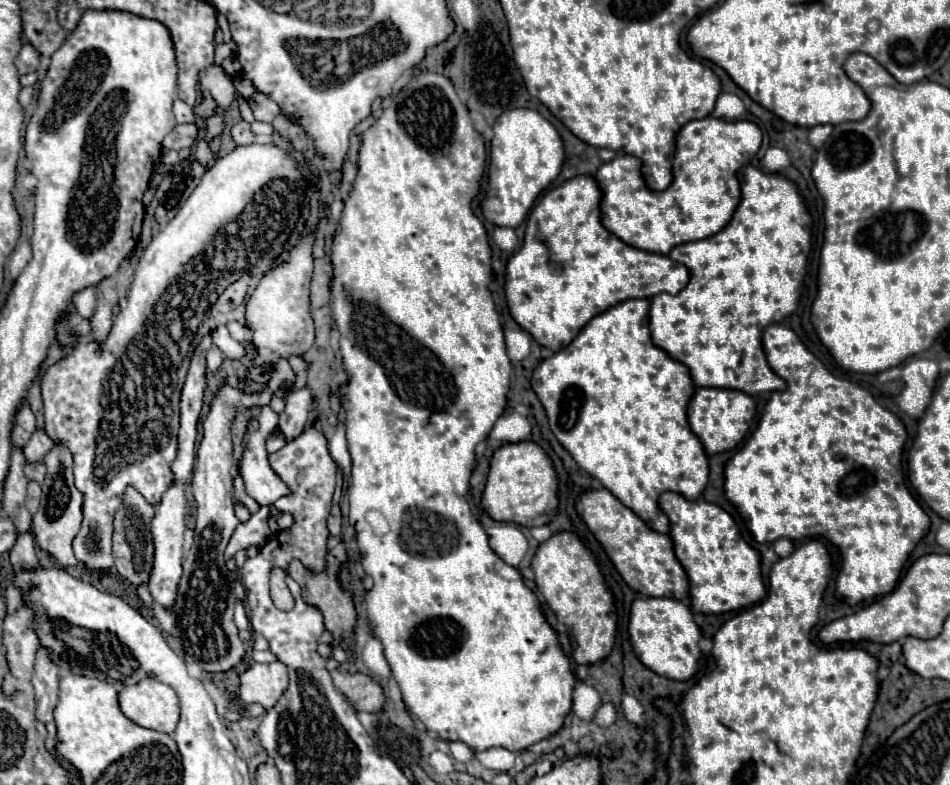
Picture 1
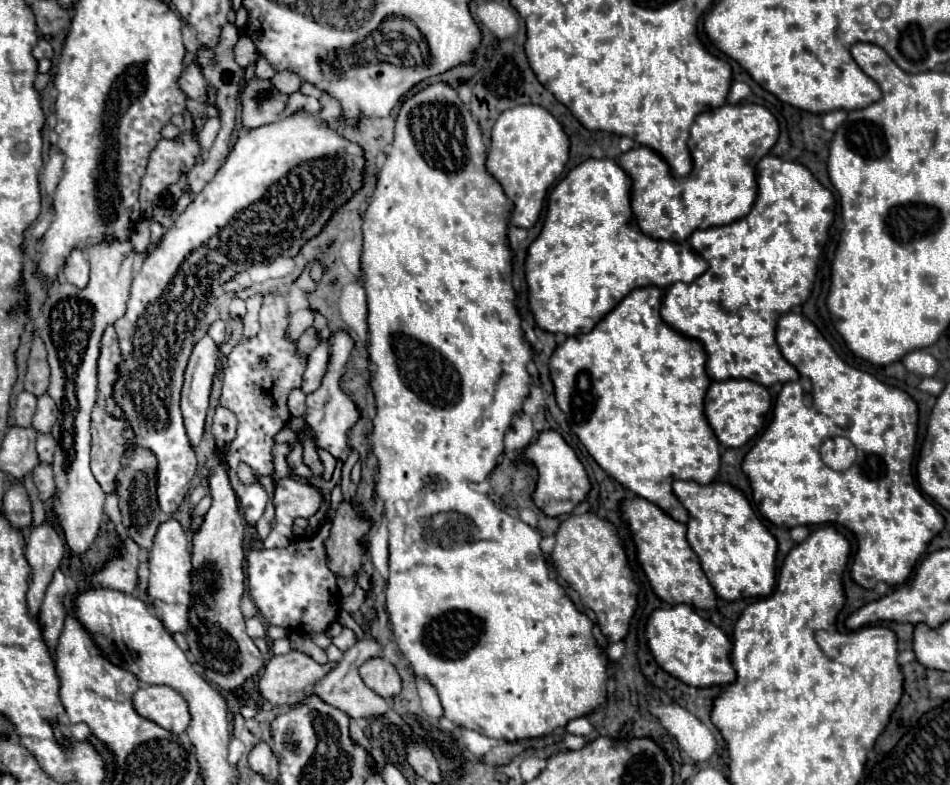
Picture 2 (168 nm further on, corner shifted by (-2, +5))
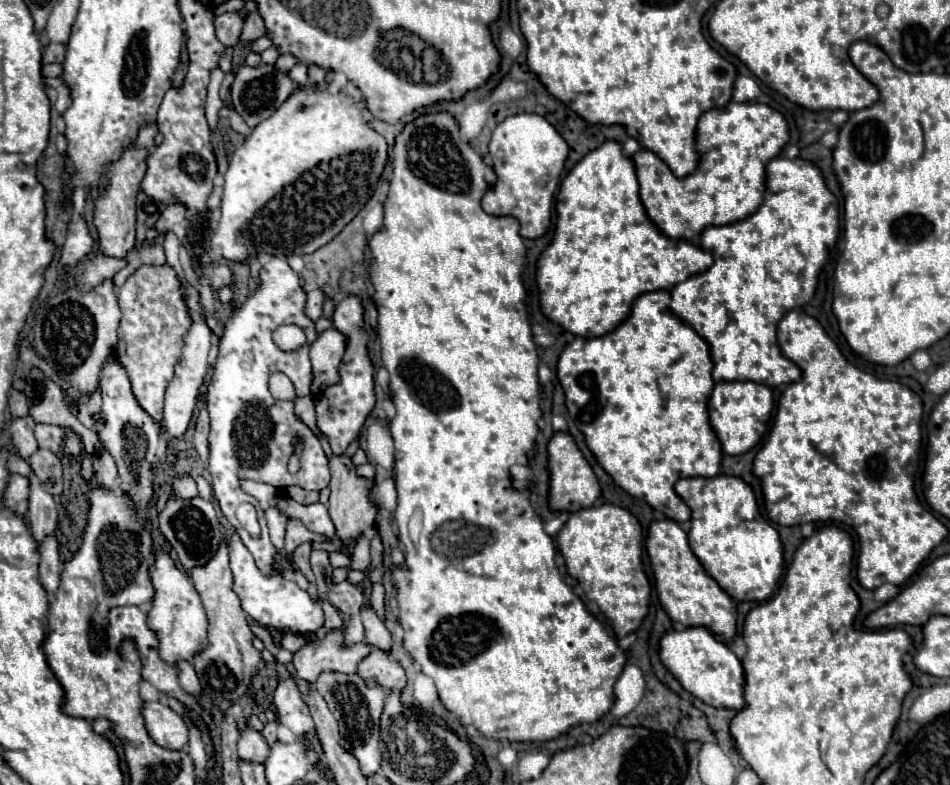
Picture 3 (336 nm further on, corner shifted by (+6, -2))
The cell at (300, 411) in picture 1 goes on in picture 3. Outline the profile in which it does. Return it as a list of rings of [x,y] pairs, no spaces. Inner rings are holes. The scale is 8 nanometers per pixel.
[[[333,327],[323,331],[317,341],[311,345],[311,365],[313,365],[313,379],[311,379],[311,395],[321,395],[327,387],[337,383],[337,367],[341,363],[341,355],[345,351],[345,337],[335,331]]]

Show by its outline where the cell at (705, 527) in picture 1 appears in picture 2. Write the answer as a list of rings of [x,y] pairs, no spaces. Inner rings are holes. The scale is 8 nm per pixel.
[[[675,480],[673,490],[689,510],[687,540],[697,552],[717,596],[723,600],[741,600],[773,594],[777,540],[755,514],[747,496],[727,482],[697,484],[693,480]]]

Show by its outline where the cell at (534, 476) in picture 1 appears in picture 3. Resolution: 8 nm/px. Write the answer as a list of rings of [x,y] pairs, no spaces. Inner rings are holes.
[[[555,433],[547,445],[547,469],[549,469],[549,509],[575,513],[595,503],[599,497],[599,481],[577,449],[575,441],[567,433]]]

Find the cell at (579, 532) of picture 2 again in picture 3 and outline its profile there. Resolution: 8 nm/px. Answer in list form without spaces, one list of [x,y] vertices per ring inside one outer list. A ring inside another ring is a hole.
[[[599,505],[599,507],[581,509],[577,513],[571,513],[567,523],[559,531],[557,549],[565,559],[567,573],[579,581],[587,599],[597,603],[599,613],[611,625],[613,633],[617,637],[625,637],[625,635],[633,633],[639,627],[639,623],[643,621],[643,617],[647,615],[649,597],[651,597],[649,579],[641,565],[641,553],[643,553],[641,549],[643,547],[641,547],[641,525],[637,523],[637,519],[629,511],[625,511],[617,505]]]

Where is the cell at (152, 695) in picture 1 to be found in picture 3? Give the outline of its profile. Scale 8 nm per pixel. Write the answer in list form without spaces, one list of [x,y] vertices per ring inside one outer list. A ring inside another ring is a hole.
[[[145,701],[141,707],[149,737],[167,749],[181,749],[187,743],[187,725],[179,713],[161,701]]]

